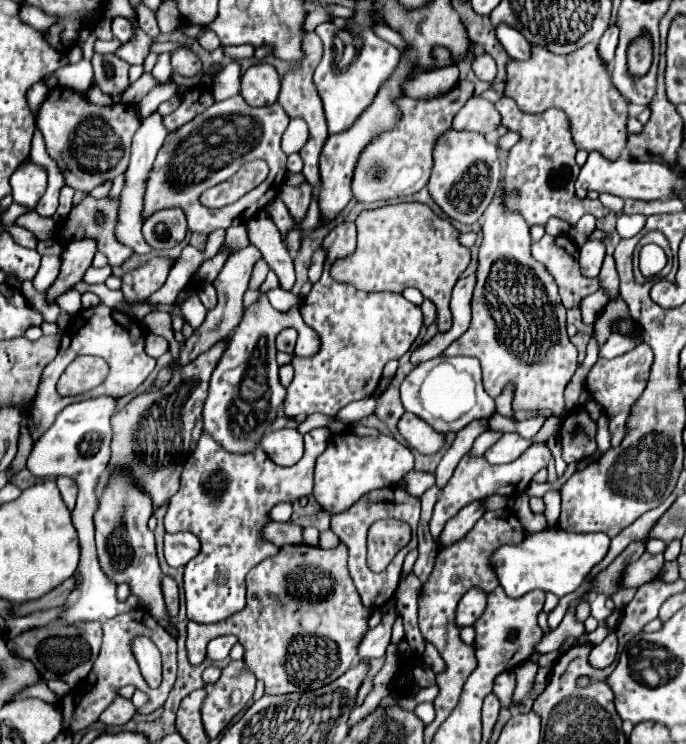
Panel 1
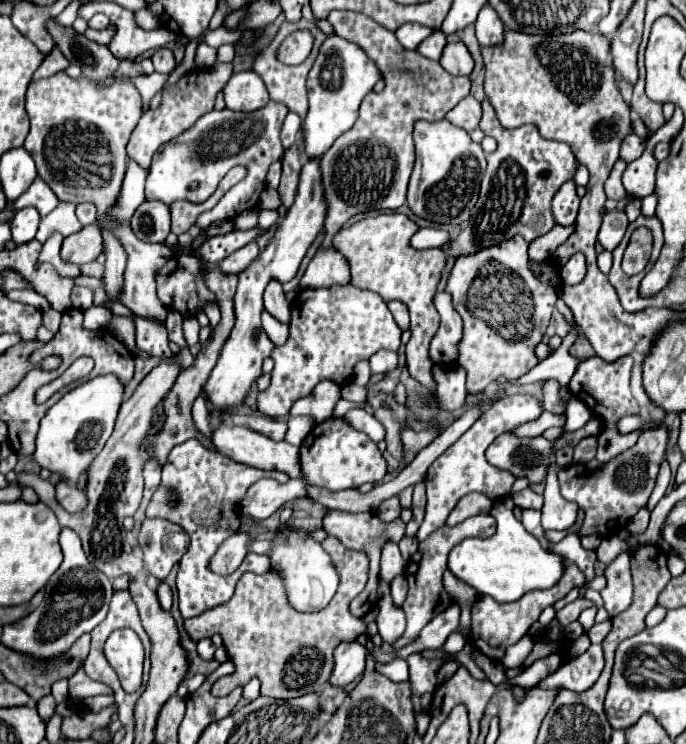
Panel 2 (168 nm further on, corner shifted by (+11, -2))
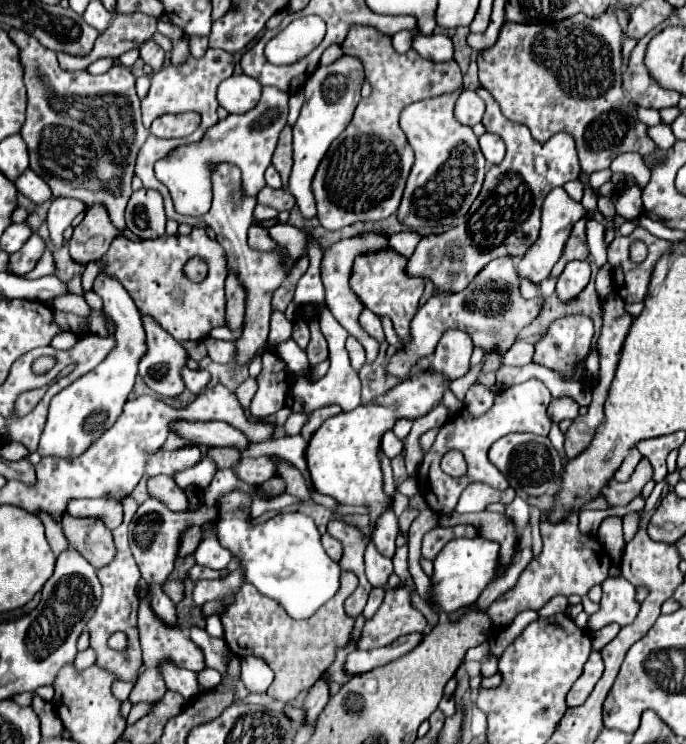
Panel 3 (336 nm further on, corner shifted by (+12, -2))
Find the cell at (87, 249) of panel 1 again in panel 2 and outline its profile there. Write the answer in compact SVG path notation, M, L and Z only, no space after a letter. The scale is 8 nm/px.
M95 224L81 228L77 234L71 234L63 240L61 258L71 264L87 264L93 262L103 252L103 238Z

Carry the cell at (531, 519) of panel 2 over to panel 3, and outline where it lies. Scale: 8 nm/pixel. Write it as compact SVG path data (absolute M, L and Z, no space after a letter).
M516 496L508 506L506 506L506 514L510 514L510 518L514 518L514 522L520 526L520 530L522 528L526 528L526 524L528 524L528 504L526 504L526 500L522 500L520 496Z

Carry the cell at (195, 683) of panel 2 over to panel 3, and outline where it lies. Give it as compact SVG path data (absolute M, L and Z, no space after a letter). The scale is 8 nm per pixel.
M204 668L200 674L198 674L198 684L204 686L204 688L216 688L220 684L220 674L212 668Z

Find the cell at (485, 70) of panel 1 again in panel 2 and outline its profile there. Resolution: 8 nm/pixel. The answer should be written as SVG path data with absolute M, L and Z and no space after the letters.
M463 42L447 44L439 64L453 76L471 76L473 68L475 68L473 56L471 56L471 52L467 50L467 46Z

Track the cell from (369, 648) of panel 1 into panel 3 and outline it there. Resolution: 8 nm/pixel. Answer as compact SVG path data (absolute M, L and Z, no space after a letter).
M324 676L312 686L312 690L308 690L308 696L302 704L302 710L304 710L304 724L310 726L316 722L318 714L324 710L326 702L328 702L330 694L328 694L328 682L324 680Z

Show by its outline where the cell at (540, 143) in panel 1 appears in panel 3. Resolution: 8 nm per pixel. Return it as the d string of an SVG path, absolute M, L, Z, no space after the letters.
M484 88L476 90L486 102L482 124L488 132L498 134L506 144L506 158L502 164L492 166L486 172L486 180L478 200L466 214L466 220L448 232L426 236L416 246L414 254L406 262L410 276L430 278L434 284L434 296L446 292L460 292L476 278L484 266L500 256L520 258L538 238L540 232L540 208L550 190L564 186L568 180L576 180L580 174L574 140L570 134L560 132L548 142L536 142L524 124L512 122L502 116L498 102Z

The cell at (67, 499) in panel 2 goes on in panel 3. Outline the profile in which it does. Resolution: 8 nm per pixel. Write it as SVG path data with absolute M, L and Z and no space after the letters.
M86 498L86 500L72 500L68 504L68 514L78 518L98 518L110 530L120 526L122 522L122 504L110 498Z

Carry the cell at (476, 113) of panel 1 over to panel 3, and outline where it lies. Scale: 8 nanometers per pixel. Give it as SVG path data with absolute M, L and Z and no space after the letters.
M464 89L456 102L456 118L466 124L474 126L482 120L485 112L485 102L478 96L476 91Z

